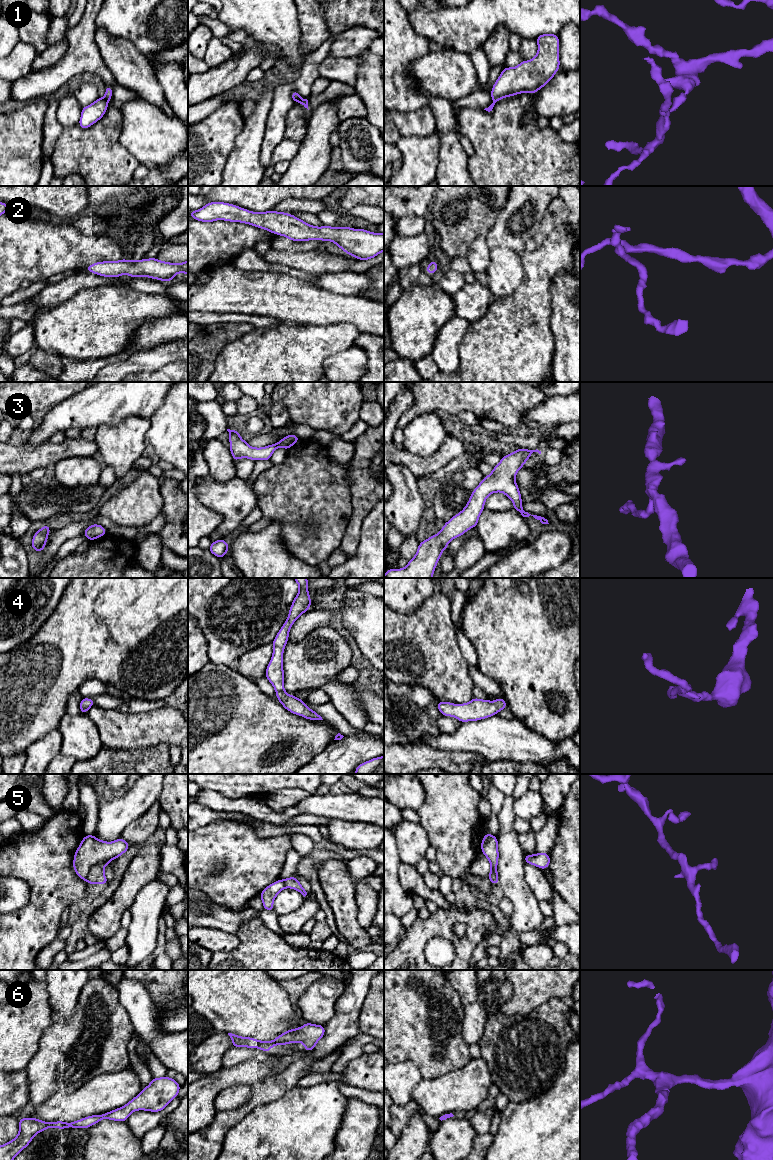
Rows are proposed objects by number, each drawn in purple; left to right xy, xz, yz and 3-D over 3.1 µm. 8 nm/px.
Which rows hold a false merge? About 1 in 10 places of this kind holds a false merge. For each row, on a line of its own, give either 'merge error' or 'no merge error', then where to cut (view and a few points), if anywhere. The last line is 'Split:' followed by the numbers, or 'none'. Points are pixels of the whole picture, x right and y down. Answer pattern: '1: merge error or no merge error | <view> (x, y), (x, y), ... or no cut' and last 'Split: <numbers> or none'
1: merge error | xy (103, 98), (107, 101)
2: no merge error | no cut
3: no merge error | no cut
4: no merge error | no cut
5: no merge error | no cut
6: no merge error | no cut
Split: 1

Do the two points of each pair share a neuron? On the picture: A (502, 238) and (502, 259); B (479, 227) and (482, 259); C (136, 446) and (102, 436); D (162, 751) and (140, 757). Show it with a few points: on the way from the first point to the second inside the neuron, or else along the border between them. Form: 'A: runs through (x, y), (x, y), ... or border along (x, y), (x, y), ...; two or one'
A: border along (490, 248), (508, 247), (517, 253); two
B: border along (484, 235), (480, 235), (474, 240), (466, 255); two
C: runs through (128, 445), (118, 445), (110, 440); one
D: runs through (157, 756), (145, 757); one

